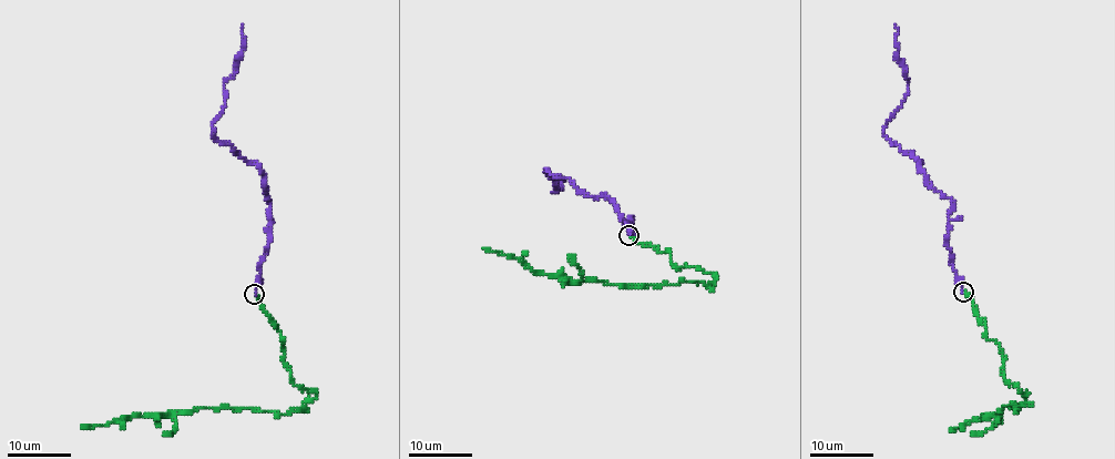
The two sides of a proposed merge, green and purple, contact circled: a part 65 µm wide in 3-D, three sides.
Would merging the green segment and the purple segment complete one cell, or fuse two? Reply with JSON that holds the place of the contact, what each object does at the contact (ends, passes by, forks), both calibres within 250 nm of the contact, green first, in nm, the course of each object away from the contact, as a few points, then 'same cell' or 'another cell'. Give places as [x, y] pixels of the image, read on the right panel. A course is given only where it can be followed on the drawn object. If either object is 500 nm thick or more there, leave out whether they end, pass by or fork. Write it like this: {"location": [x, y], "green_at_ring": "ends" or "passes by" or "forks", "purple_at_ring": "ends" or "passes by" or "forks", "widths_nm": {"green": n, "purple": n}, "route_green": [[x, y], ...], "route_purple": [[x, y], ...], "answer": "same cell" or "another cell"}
{"location": [963, 292], "green_at_ring": "ends", "purple_at_ring": "ends", "widths_nm": {"green": 200, "purple": 150}, "route_green": [[964, 291], [984, 325], [985, 336], [998, 344], [1005, 379], [1026, 397], [1020, 408], [1012, 404], [950, 429]], "route_purple": [[962, 291], [947, 244], [954, 205], [919, 163], [885, 135], [883, 125], [907, 92], [896, 23]], "answer": "same cell"}

